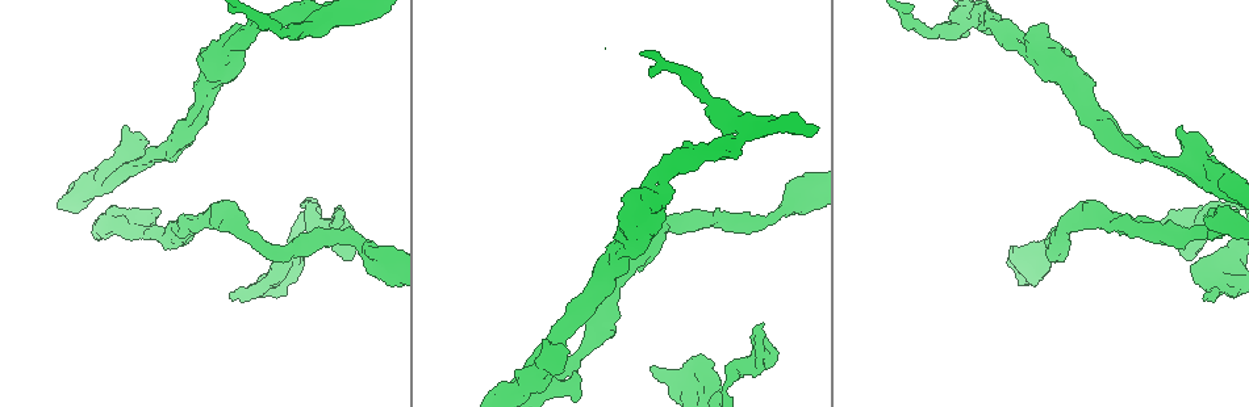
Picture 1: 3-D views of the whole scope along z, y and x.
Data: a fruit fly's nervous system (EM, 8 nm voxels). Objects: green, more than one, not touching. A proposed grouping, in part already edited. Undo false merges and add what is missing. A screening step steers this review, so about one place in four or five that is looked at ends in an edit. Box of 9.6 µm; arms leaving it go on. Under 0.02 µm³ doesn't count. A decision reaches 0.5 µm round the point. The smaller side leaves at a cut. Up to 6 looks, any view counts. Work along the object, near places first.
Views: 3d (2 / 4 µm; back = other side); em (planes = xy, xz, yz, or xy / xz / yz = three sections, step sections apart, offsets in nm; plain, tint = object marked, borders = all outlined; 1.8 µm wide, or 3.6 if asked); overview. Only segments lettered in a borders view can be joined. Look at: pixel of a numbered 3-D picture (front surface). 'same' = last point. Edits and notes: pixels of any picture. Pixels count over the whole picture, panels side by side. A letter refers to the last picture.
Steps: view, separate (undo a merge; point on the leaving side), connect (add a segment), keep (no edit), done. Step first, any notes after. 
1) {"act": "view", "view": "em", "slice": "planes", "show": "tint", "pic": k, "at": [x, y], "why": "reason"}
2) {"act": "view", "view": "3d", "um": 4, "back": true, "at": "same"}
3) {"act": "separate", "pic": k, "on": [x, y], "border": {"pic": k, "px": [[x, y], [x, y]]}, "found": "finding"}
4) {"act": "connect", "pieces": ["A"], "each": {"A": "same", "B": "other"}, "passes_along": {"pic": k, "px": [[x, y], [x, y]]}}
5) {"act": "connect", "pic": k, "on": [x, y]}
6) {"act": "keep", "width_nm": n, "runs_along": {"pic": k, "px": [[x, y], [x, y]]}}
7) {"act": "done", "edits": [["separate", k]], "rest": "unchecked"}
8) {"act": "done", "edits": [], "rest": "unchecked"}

{"act": "view", "view": "3d", "um": 2, "pic": 1, "at": [343, 221], "why": "an open end"}

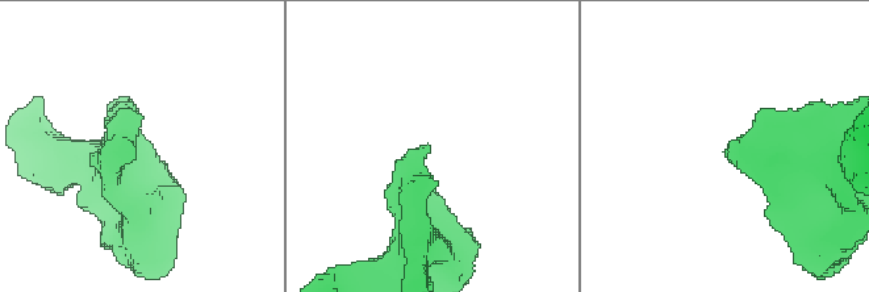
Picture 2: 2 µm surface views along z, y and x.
{"act": "view", "view": "em", "slice": "planes", "show": "plain", "pic": 2, "at": [134, 157]}

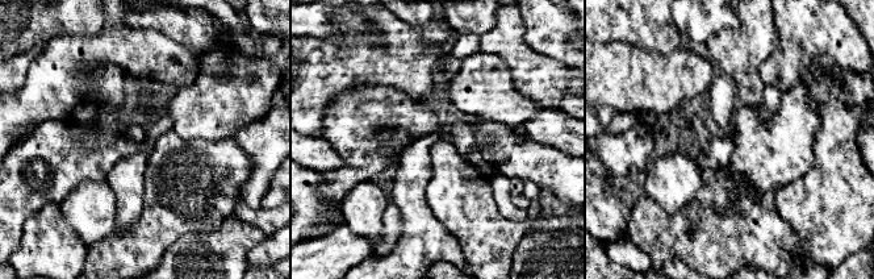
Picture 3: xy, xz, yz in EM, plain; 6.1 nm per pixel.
{"act": "view", "view": "em", "slice": "planes", "show": "borders", "at": "same", "why": "what lies round it"}

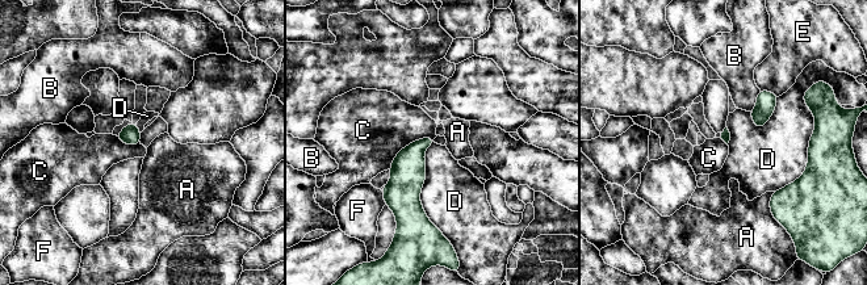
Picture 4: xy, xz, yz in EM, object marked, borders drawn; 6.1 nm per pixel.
{"act": "keep", "each": {"A": "other", "B": "other", "C": "other", "D": "other", "E": "other", "F": "other"}, "border": {"pic": 4, "px": [[804, 92], [807, 168], [774, 192]]}, "found": "no lettered segment goes on from it"}

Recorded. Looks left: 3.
{"act": "view", "view": "3d", "um": 4, "pic": 1, "at": [967, 17], "why": "three arms meet"}

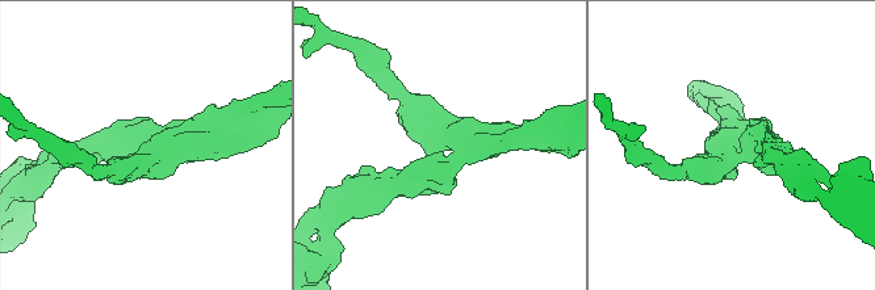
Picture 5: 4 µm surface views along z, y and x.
{"act": "view", "view": "em", "slice": "yz", "step": 8, "show": "tint", "pic": 5, "at": [733, 144], "arms": 3, "arm_widths_nm": [340, 360, 360]}

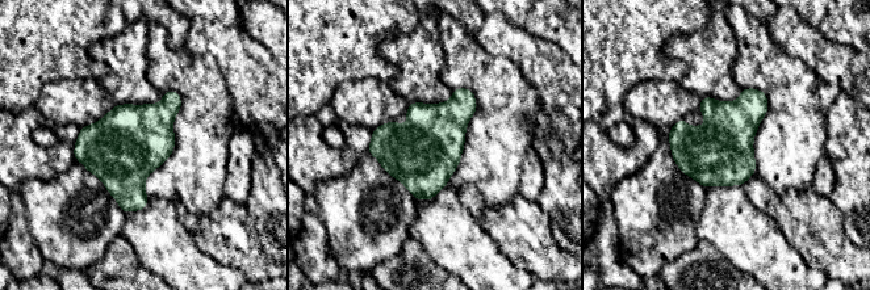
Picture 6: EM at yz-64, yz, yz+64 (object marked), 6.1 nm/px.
{"act": "view", "view": "em", "slice": "planes", "show": "borders", "at": "same"}

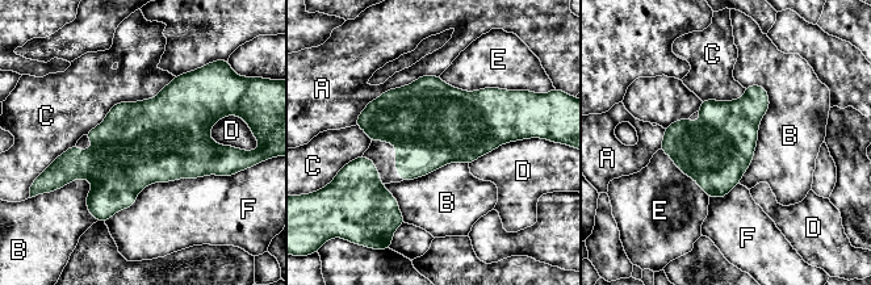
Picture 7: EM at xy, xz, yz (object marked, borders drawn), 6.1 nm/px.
{"act": "keep", "each": {"A": "other", "B": "other", "C": "other", "D": "other", "E": "other", "F": "other"}, "border": {"pic": 7, "px": [[759, 84], [769, 109], [738, 183]]}, "found": "continuous, no second cell"}

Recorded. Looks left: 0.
{"act": "done", "edits": [], "rest": "unchecked"}

